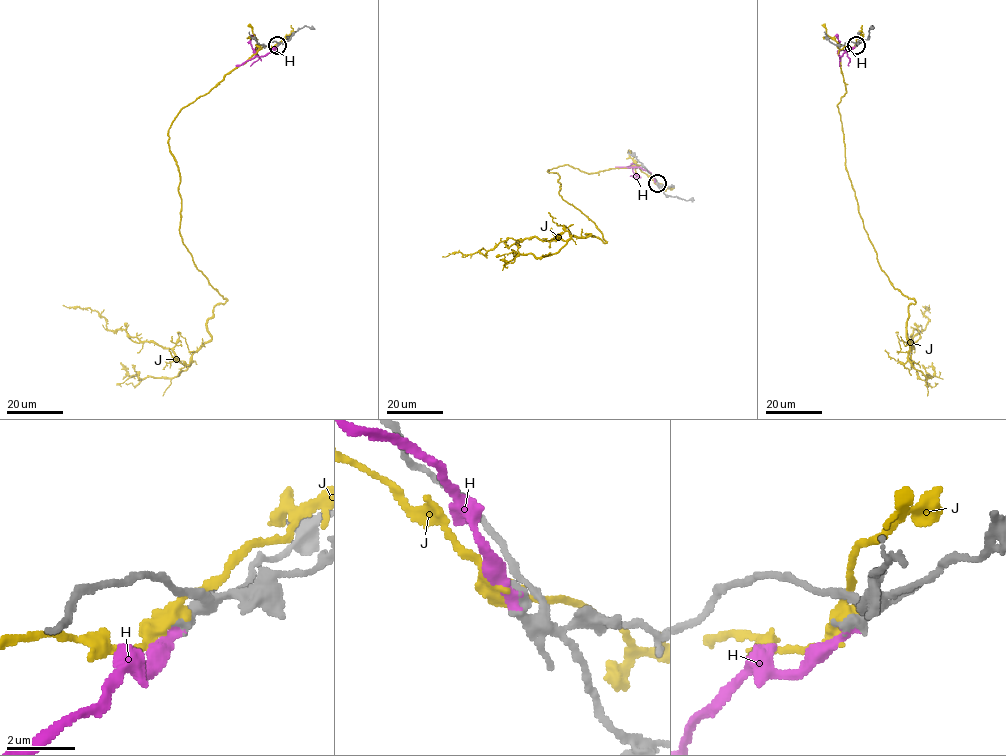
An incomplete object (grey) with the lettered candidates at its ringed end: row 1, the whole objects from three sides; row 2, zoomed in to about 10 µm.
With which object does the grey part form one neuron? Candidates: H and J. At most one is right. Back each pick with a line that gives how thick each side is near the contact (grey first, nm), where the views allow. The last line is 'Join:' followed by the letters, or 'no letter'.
H: 420/280 nm
Join: H

